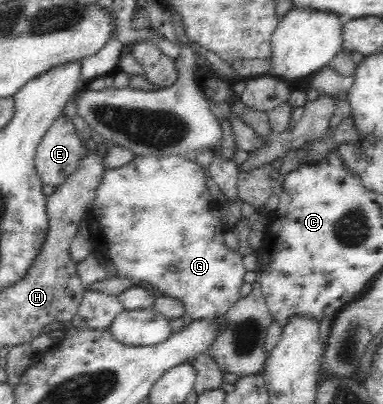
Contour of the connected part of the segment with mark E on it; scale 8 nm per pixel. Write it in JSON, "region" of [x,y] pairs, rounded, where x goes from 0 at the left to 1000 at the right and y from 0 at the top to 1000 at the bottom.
{"region":[[[151,287],[110,339],[89,384],[110,458],[151,463],[201,426],[217,391],[217,359],[185,292]]]}

